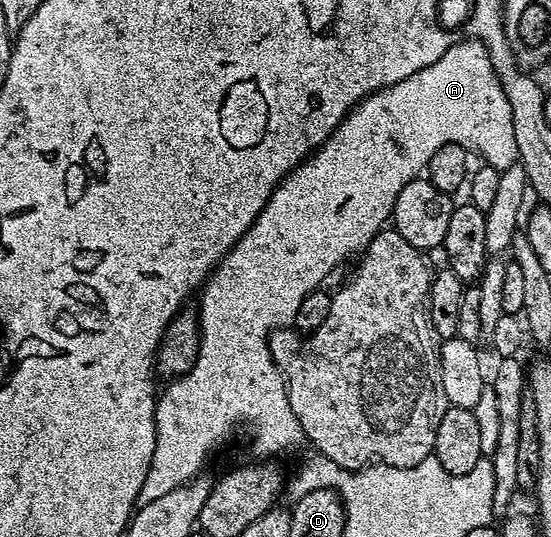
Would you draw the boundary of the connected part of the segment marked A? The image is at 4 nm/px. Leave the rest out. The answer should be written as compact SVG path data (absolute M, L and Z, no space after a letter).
M463 38L460 44L459 41L452 43L451 48L445 50L445 54L441 54L441 58L437 58L437 62L433 62L431 66L425 66L423 70L417 70L415 74L409 74L401 82L397 82L388 88L381 88L378 92L373 93L372 96L367 96L364 100L359 101L348 112L343 121L335 127L331 137L321 147L316 148L314 153L308 156L302 164L298 164L285 179L279 182L273 190L269 202L261 209L259 217L253 222L253 226L249 226L246 234L223 255L223 259L213 269L211 275L207 278L207 283L201 289L203 301L200 302L199 308L197 307L199 357L193 362L193 366L186 374L172 379L168 383L171 385L168 386L167 393L164 396L162 393L155 402L155 449L153 450L153 462L149 466L149 474L147 475L148 485L163 484L159 486L176 488L195 479L196 476L204 471L203 463L214 454L215 448L222 446L235 428L247 428L248 434L251 435L251 448L259 455L256 456L259 458L271 458L274 457L271 456L274 452L283 452L286 448L293 447L294 444L304 443L305 437L301 430L301 422L297 422L297 414L293 414L293 410L289 406L287 388L283 385L283 373L279 371L279 367L275 364L275 359L271 356L269 341L276 330L283 330L288 326L294 325L297 318L297 309L301 307L303 299L310 292L316 291L322 285L319 283L338 264L345 263L354 252L356 254L362 253L366 249L367 243L378 232L383 231L385 225L392 219L395 203L397 202L397 194L401 194L401 190L405 190L407 183L416 179L426 169L428 162L433 158L433 154L437 154L437 150L441 150L441 146L446 144L456 144L467 149L468 153L471 154L480 152L483 155L483 158L481 158L483 164L488 164L500 170L512 167L519 159L509 98L505 94L503 85L499 83L495 67L491 64L489 50L480 40L474 38Z

